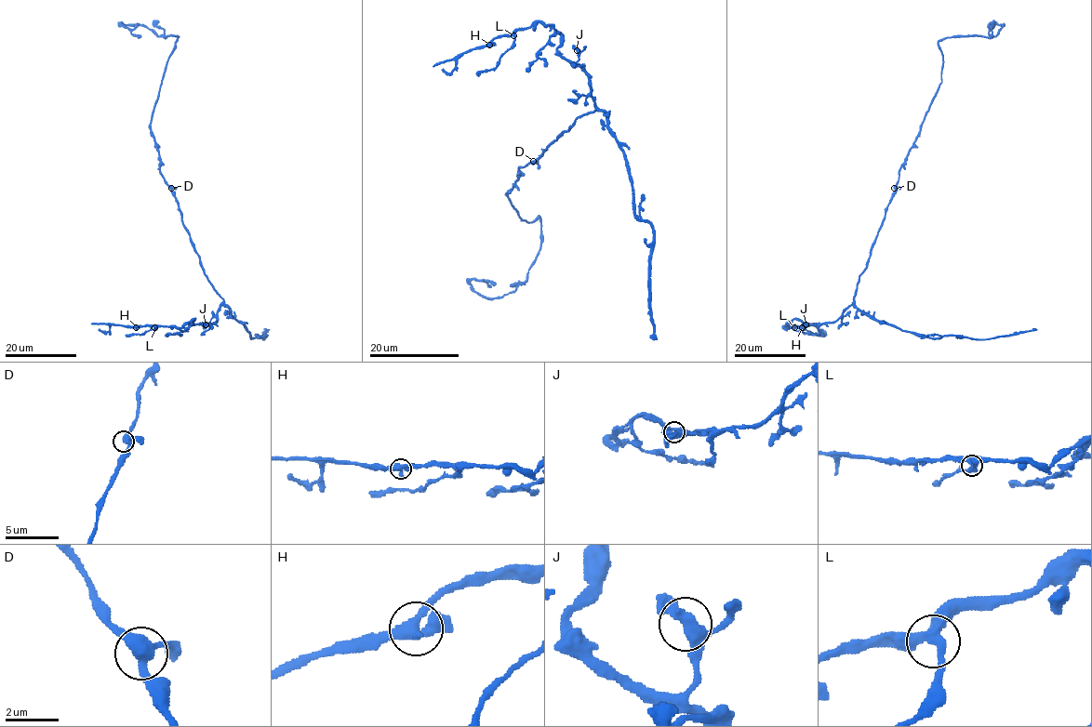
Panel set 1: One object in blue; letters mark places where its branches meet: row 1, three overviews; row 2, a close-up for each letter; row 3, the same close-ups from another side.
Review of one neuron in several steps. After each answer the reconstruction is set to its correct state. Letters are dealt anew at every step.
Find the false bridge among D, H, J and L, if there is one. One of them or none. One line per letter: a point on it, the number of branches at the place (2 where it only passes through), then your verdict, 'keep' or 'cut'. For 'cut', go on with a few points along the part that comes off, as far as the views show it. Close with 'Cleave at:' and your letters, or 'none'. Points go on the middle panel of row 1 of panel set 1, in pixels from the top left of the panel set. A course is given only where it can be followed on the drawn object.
D: (533, 161) | 3 | keep
H: (489, 45) | 3 | keep
J: (577, 50) | 3 | keep
L: (513, 35) | 3 | keep
Cleave at: none

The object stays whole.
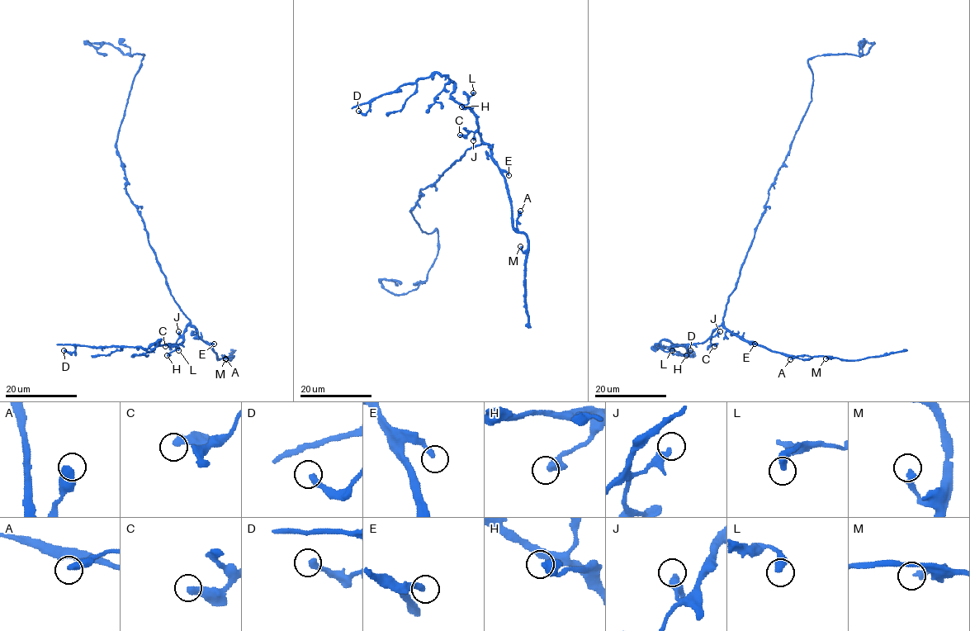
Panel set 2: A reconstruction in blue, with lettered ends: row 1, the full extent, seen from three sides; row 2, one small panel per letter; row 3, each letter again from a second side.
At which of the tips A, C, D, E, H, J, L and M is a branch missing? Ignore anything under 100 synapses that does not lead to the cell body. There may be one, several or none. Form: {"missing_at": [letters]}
{"missing_at": []}

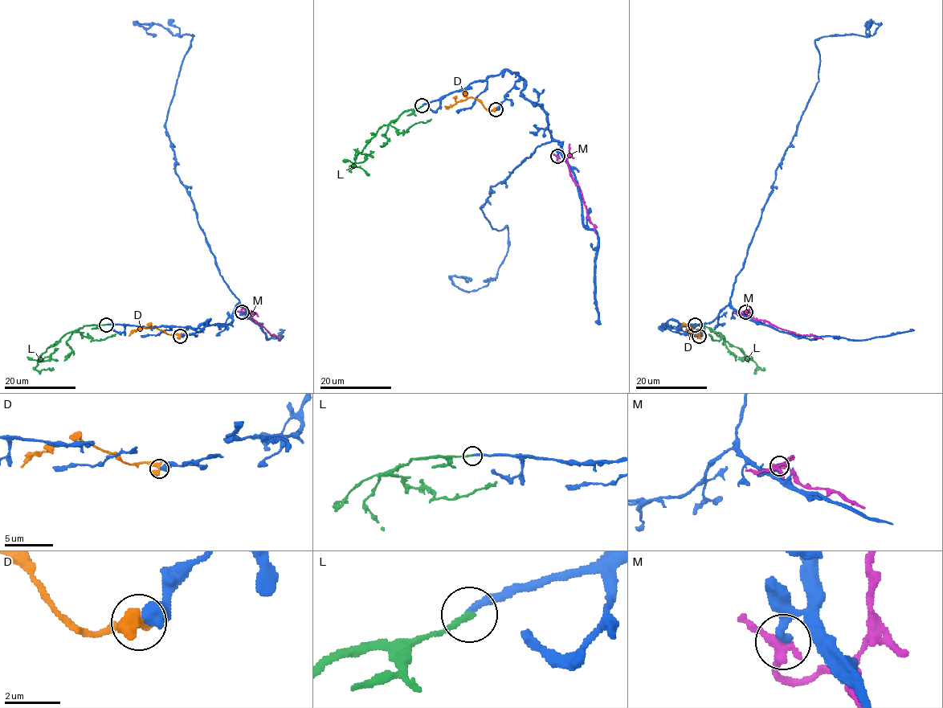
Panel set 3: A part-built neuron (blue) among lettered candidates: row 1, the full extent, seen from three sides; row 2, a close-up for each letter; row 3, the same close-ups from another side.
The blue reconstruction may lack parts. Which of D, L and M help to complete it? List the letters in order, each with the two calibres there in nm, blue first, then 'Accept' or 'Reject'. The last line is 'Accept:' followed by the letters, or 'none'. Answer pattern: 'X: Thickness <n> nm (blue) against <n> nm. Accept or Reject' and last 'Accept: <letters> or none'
D: Thickness 550 nm (blue) against 600 nm. Reject
L: Thickness 240 nm (blue) against 200 nm. Reject
M: Thickness 320 nm (blue) against 320 nm. Reject
Accept: none

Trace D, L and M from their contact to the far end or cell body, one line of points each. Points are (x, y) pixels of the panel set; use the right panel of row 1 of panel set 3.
D: (699, 336), (700, 333), (695, 334), (687, 326), (696, 332), (696, 335)
L: (696, 325), (708, 328), (737, 347), (757, 366), (755, 370), (765, 369)
M: (745, 311), (750, 308), (749, 311), (754, 318), (769, 321), (782, 329), (822, 339)

